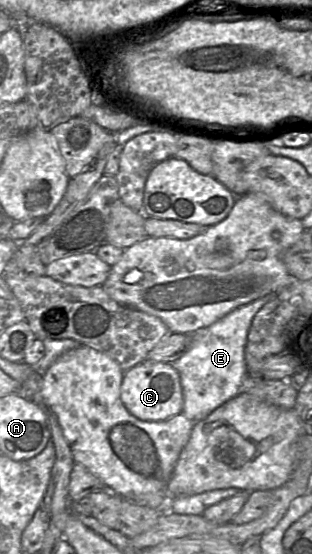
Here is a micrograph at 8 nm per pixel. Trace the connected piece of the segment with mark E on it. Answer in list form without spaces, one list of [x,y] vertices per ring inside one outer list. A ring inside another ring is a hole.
[[[269,294],[243,305],[212,325],[190,334],[190,344],[183,355],[172,362],[179,373],[183,392],[182,413],[191,421],[206,418],[216,408],[244,390],[246,380],[245,346],[251,322],[256,313],[275,294]]]

